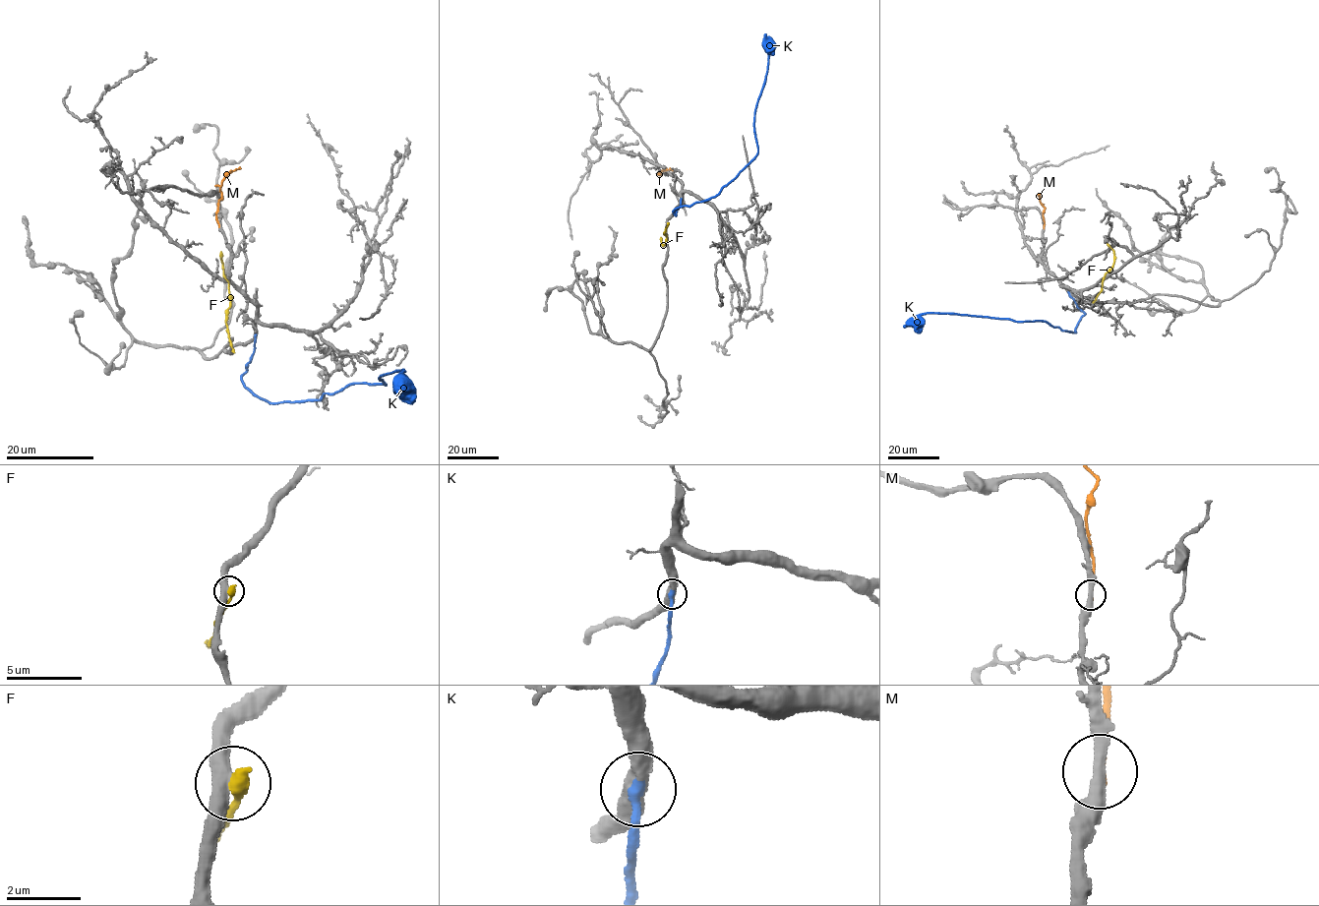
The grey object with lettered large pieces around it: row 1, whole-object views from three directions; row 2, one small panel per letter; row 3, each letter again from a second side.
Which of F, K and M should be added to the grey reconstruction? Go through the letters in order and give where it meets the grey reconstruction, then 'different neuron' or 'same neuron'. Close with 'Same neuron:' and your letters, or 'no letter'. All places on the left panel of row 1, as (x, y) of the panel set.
F: meets grey at (232, 350); different neuron
K: meets grey at (255, 335); same neuron
M: meets grey at (218, 225); different neuron
Same neuron: K

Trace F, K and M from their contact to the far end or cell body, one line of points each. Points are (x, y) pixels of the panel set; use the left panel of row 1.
F: (232, 350), (225, 311), (230, 306), (230, 294), (221, 251)
K: (255, 335), (242, 382), (271, 403), (320, 399), (349, 385), (385, 385), (380, 377), (402, 370), (396, 393)
M: (219, 225), (220, 186), (230, 172), (241, 168)

